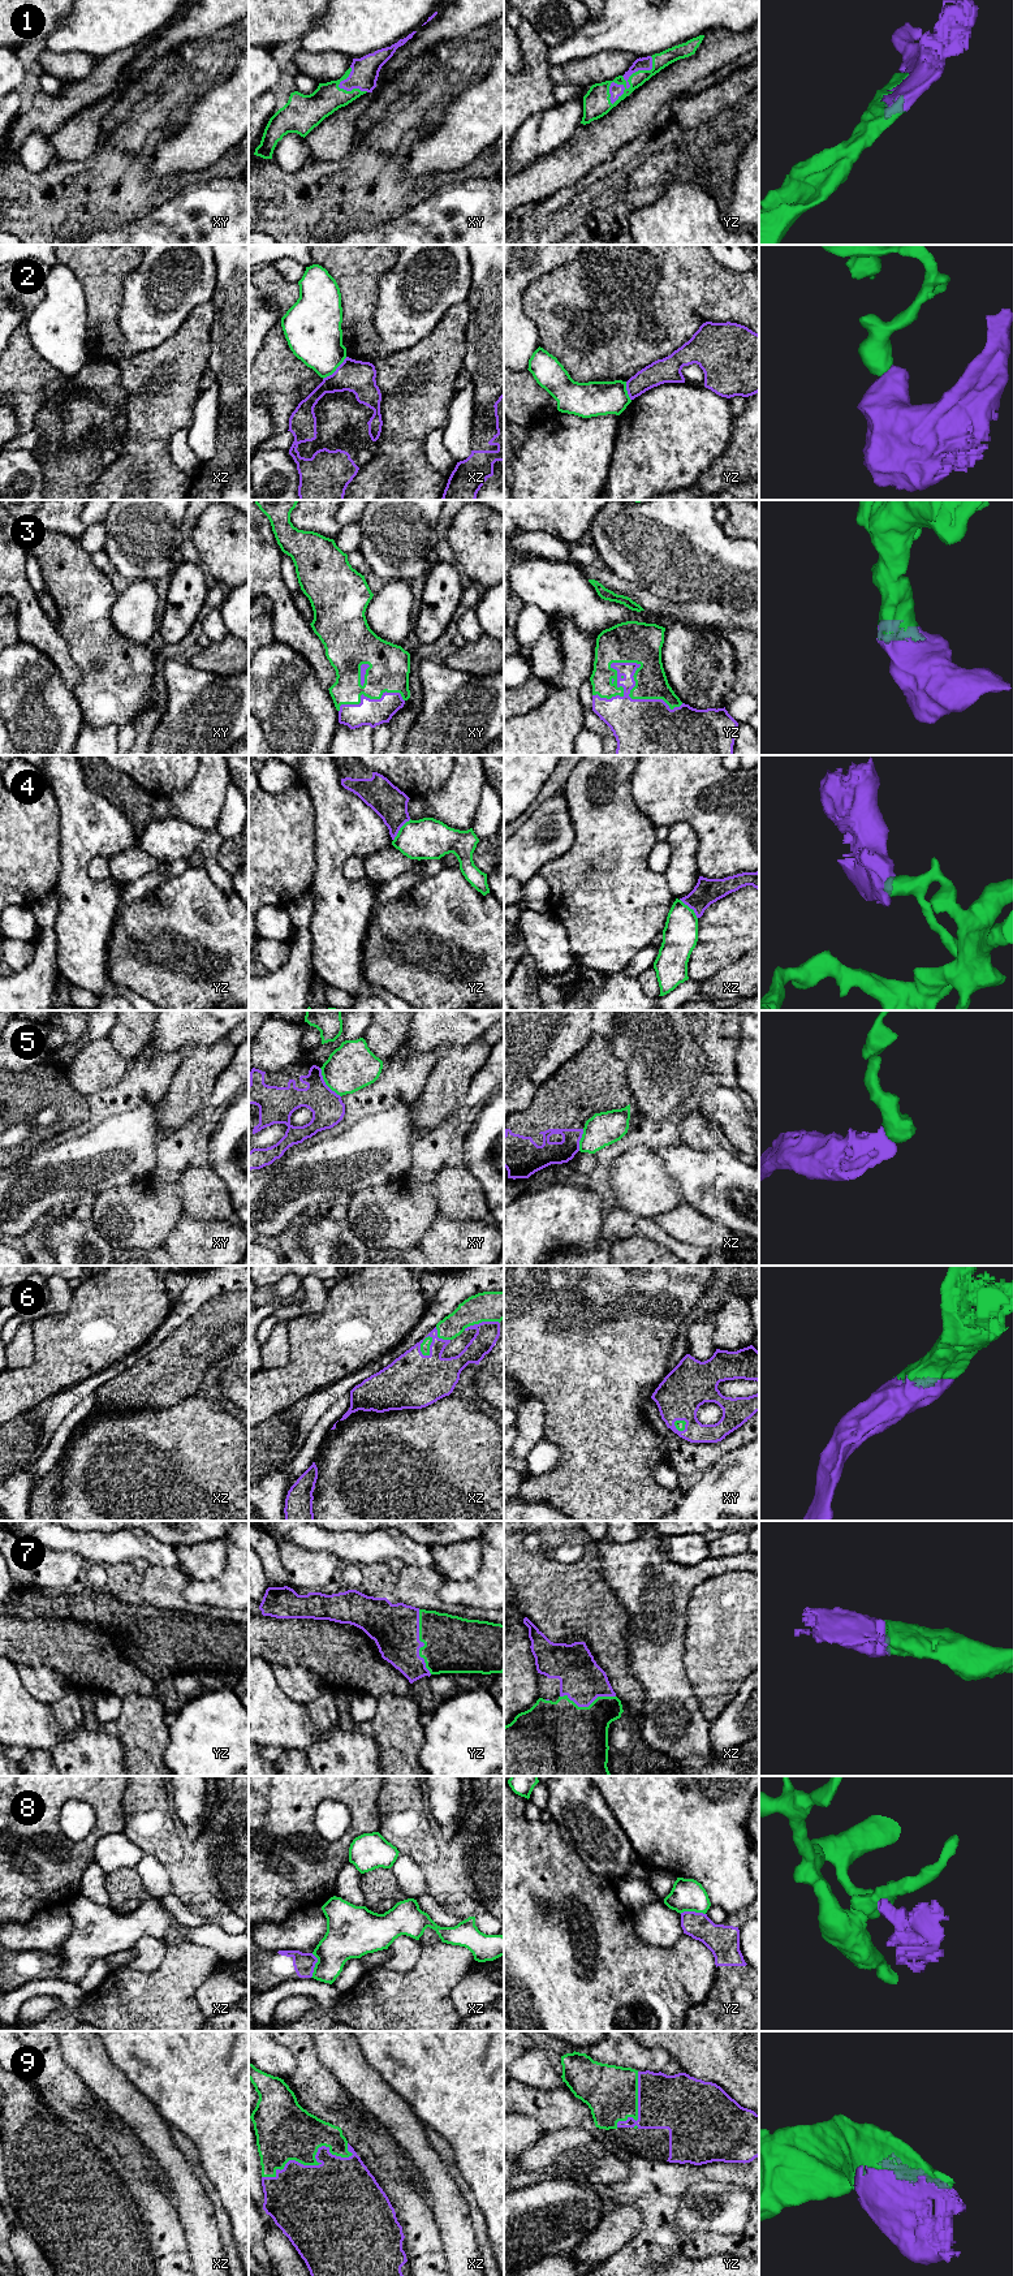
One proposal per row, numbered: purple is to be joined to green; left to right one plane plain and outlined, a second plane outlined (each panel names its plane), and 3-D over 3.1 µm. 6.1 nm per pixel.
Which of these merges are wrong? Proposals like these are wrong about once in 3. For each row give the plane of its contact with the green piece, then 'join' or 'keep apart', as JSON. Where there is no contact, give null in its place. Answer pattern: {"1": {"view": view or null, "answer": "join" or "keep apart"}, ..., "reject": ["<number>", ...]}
{"1": {"view": "yz", "answer": "join"}, "2": {"view": "xz", "answer": "keep apart"}, "3": {"view": "yz", "answer": "join"}, "4": {"view": "yz", "answer": "keep apart"}, "5": {"view": "xy", "answer": "keep apart"}, "6": {"view": "xz", "answer": "join"}, "7": {"view": "yz", "answer": "join"}, "8": {"view": "yz", "answer": "keep apart"}, "9": {"view": "xz", "answer": "join"}, "reject": ["2", "4", "5", "8"]}

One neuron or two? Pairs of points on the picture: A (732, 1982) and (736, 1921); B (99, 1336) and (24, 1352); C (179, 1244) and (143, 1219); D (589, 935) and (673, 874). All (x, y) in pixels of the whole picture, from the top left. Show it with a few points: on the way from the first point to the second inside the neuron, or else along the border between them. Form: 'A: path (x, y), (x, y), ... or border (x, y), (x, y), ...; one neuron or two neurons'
A: path (731, 1966), (731, 1936); one neuron
B: border (33, 1324), (34, 1357), (26, 1365), (13, 1370); two neurons
C: border (182, 1215), (163, 1244); two neurons
D: border (663, 874), (669, 891), (676, 897); two neurons

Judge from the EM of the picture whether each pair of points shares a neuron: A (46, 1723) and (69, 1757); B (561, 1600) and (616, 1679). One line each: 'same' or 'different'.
A: different
B: same

